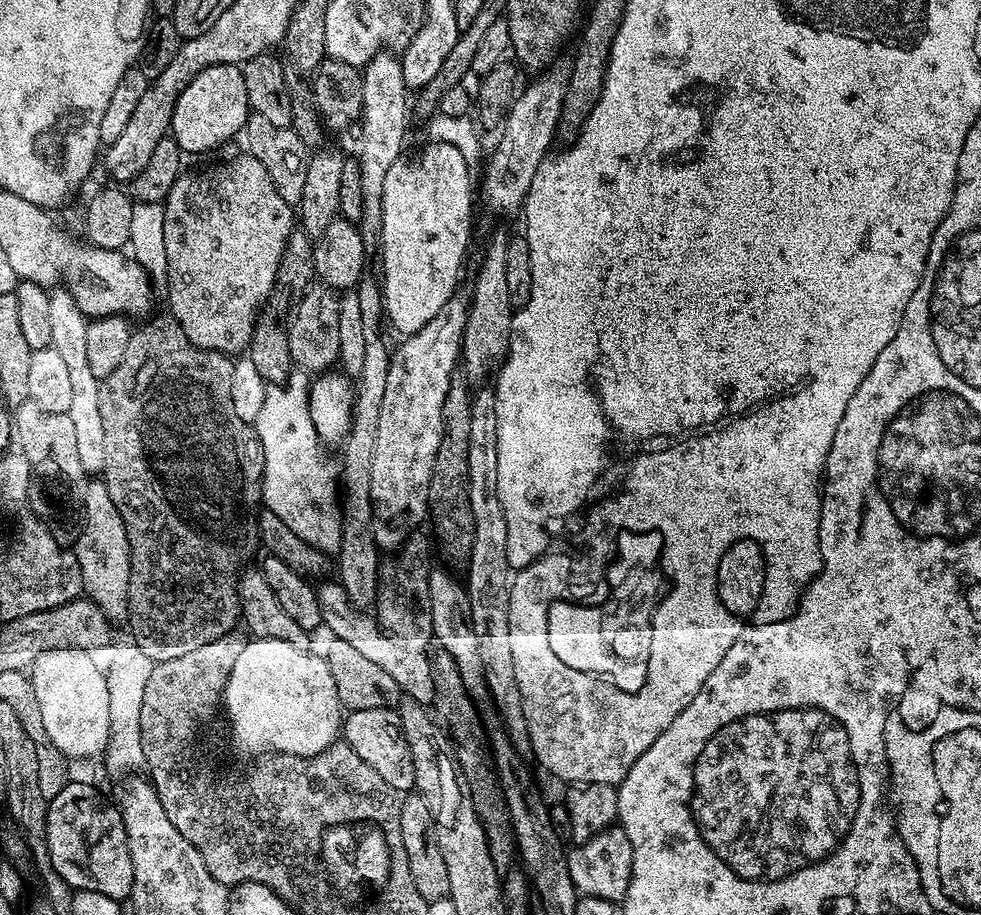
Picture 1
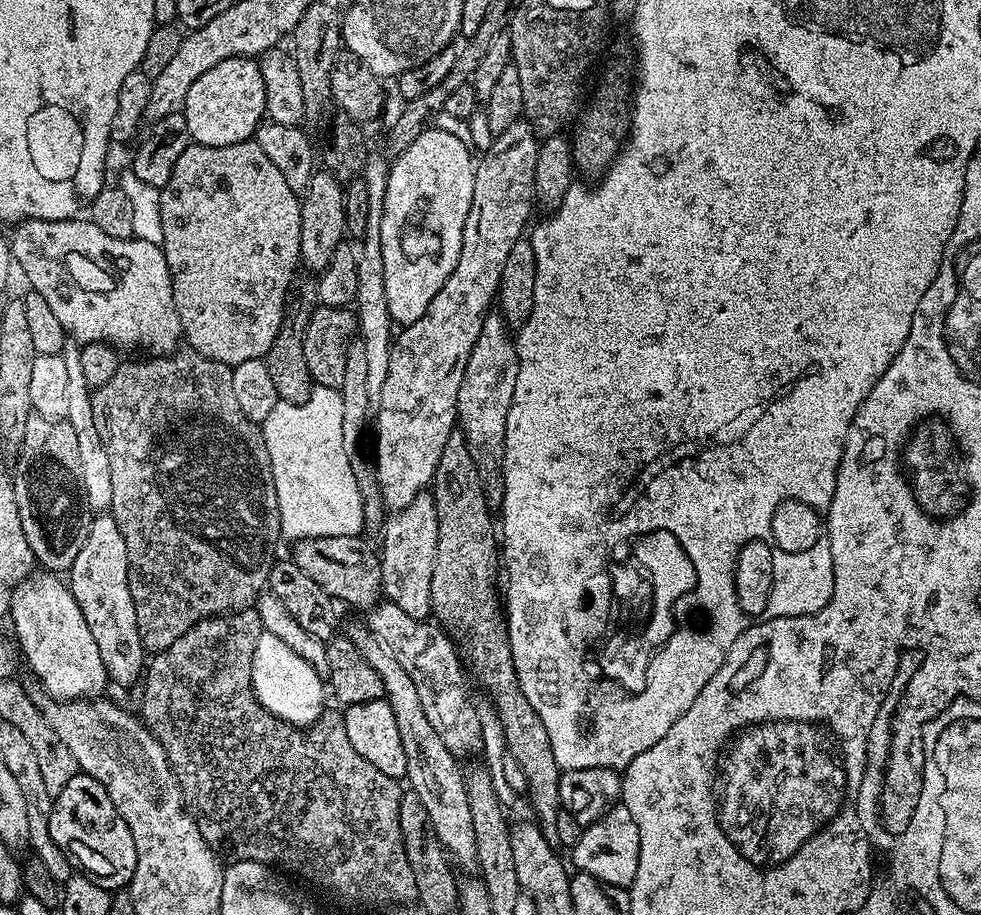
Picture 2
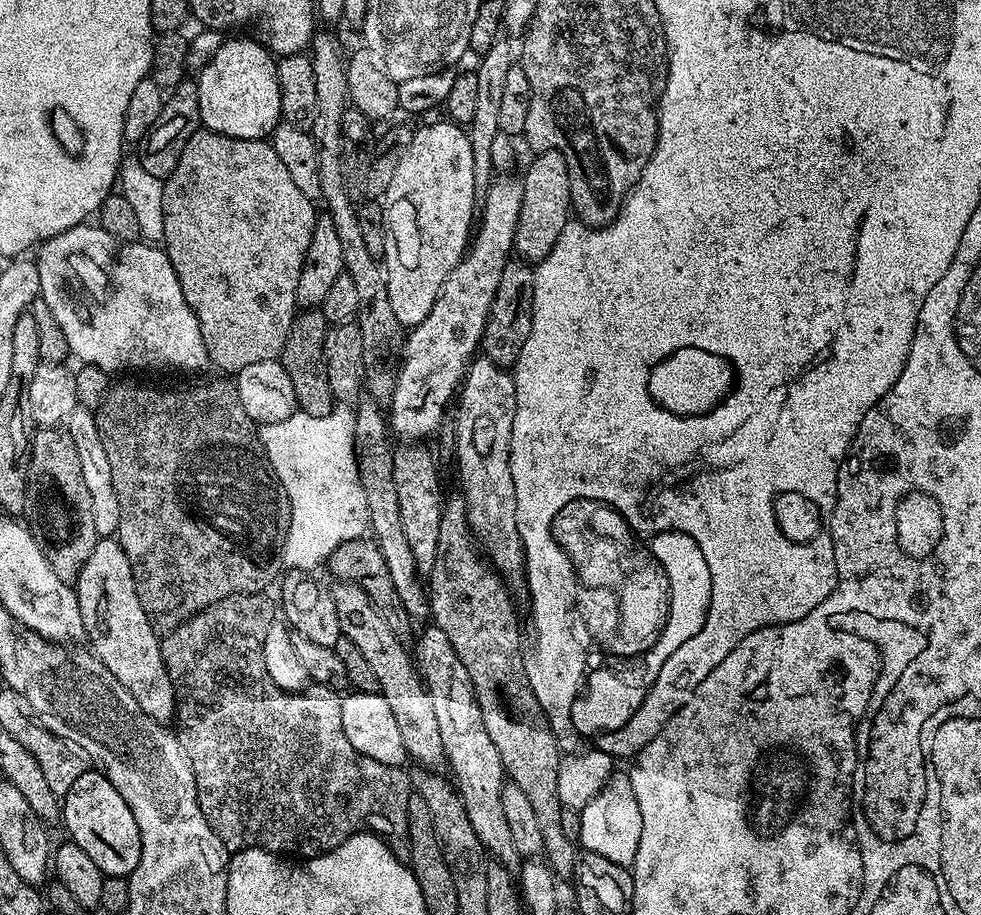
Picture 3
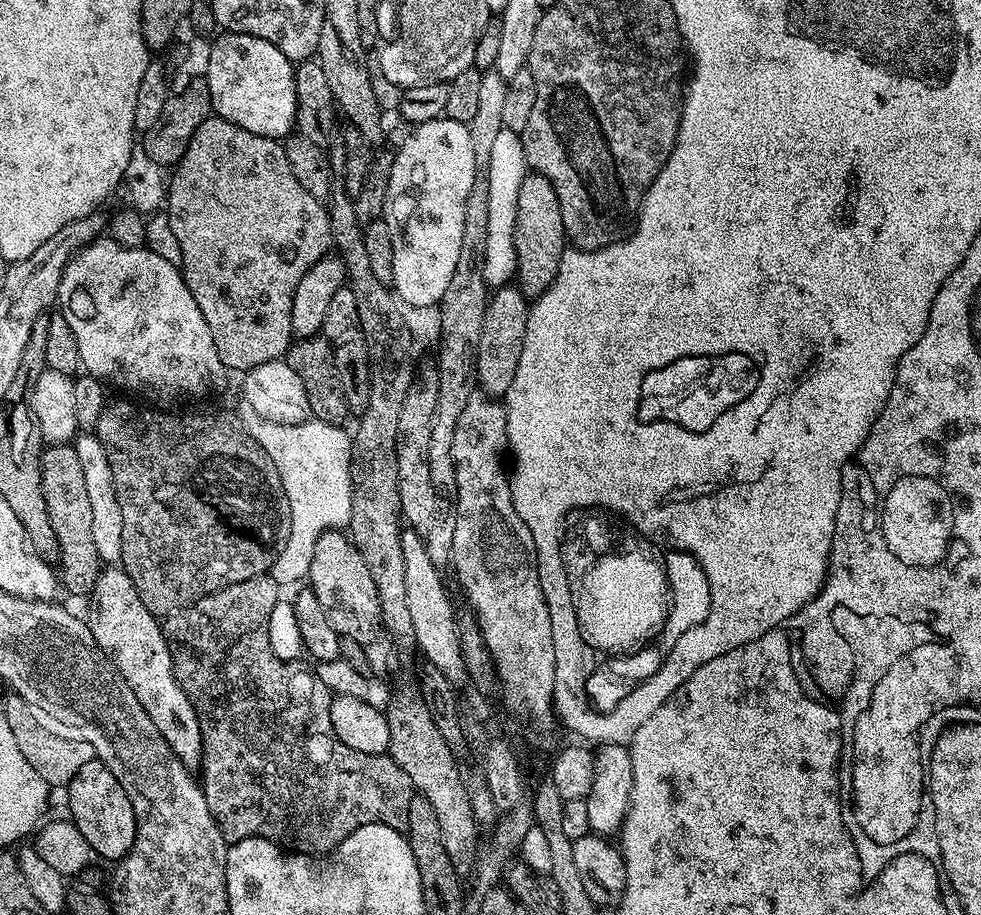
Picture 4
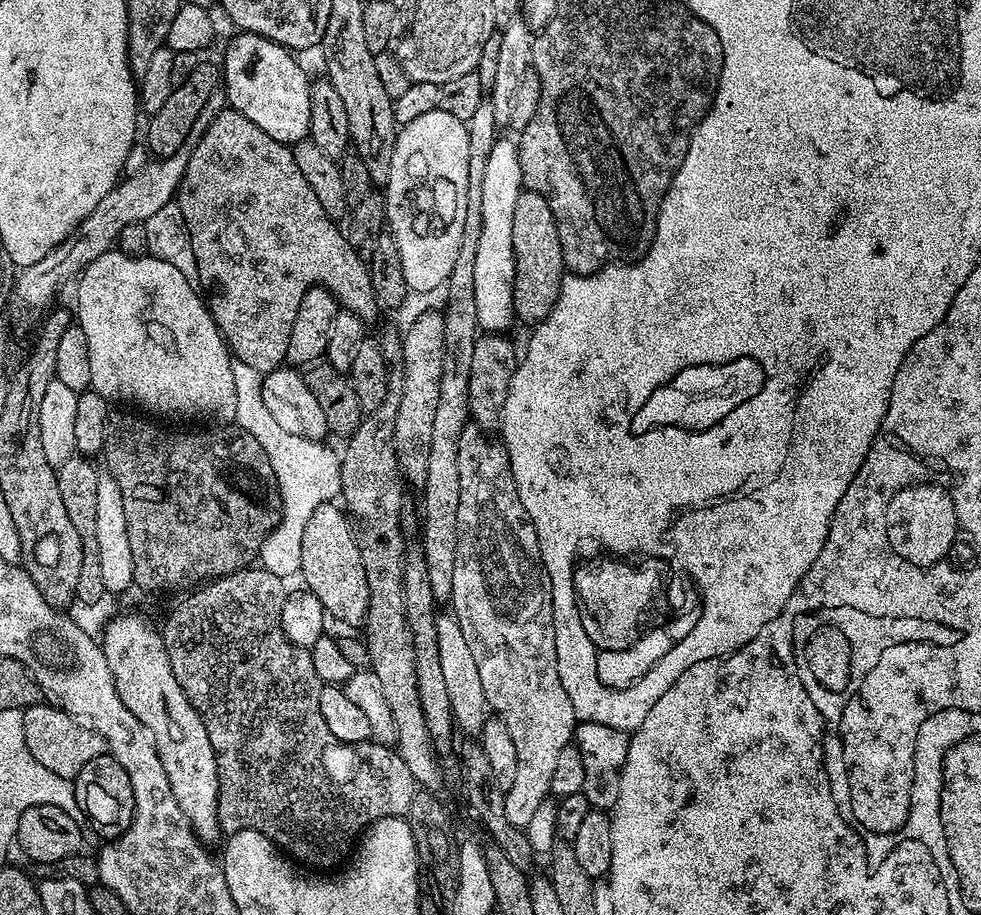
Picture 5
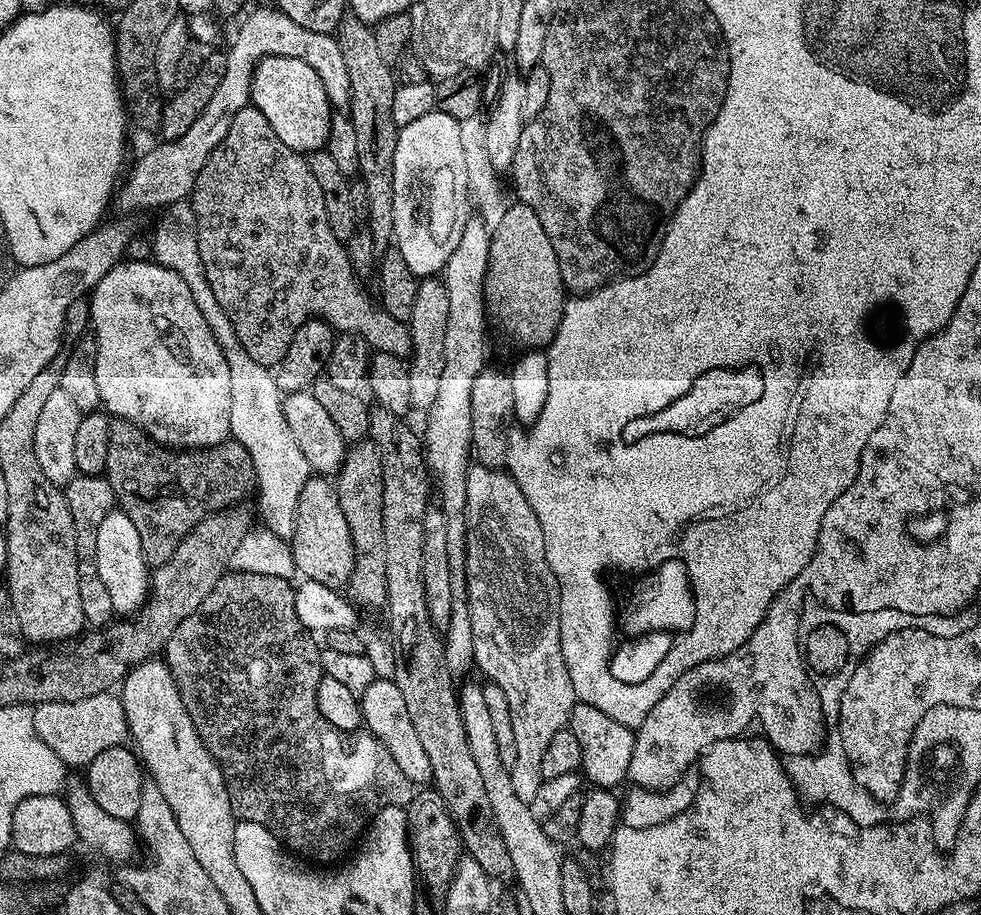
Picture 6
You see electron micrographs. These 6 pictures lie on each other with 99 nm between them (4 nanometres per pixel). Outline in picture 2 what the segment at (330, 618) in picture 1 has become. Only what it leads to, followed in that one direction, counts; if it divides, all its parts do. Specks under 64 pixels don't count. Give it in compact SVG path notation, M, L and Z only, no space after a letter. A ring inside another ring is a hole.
M387 602L377 604L366 617L368 631L389 648L394 658L398 658L402 670L410 674L414 687L418 689L418 699L422 702L422 710L426 710L430 726L438 730L438 738L442 738L452 755L463 758L467 752L479 753L482 748L480 713L477 705L472 705L472 700L468 697L469 677L465 667L463 670L460 666L462 658L456 654L457 645L453 637L439 623L410 618L406 610Z

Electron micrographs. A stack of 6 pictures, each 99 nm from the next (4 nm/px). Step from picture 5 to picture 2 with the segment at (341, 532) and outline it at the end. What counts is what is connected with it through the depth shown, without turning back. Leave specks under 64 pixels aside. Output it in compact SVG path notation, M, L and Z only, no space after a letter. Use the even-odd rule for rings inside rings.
M360 626L350 632L350 638L358 646L362 658L378 670L378 678L382 678L384 699L388 701L390 710L394 710L394 722L398 722L398 734L402 738L402 750L406 750L407 783L411 791L422 798L422 806L426 806L426 814L430 814L430 822L442 842L445 852L464 870L476 868L476 843L474 842L474 826L470 814L470 802L466 802L466 786L464 772L459 768L457 757L445 746L442 738L438 738L438 730L430 726L426 718L426 710L422 710L422 702L418 699L418 689L406 670L394 658L394 654L385 644L380 643L367 627Z

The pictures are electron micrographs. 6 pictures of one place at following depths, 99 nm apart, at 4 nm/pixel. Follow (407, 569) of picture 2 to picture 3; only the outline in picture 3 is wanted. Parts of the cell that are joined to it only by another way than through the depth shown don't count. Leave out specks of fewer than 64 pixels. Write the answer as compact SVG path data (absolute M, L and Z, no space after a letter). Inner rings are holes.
M400 446L392 454L394 486L398 486L398 510L402 510L402 531L410 542L410 554L414 554L416 571L427 574L434 566L438 554L438 526L442 518L445 493L440 493L440 472L432 456L424 446Z

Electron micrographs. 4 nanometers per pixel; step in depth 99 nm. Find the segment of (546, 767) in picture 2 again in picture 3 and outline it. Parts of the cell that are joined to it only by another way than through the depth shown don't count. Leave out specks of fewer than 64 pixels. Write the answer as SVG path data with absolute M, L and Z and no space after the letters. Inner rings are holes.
M449 495L442 505L442 518L438 526L438 554L434 558L434 566L426 574L426 591L428 593L428 607L430 609L430 620L435 627L441 628L446 634L446 638L450 638L450 646L454 646L454 654L458 654L458 658L462 658L462 666L466 666L466 674L470 674L470 682L474 686L474 698L478 698L478 710L482 710L482 722L486 722L486 731L490 733L490 738L494 741L494 750L498 750L498 758L502 758L502 766L504 767L507 779L511 783L518 786L518 790L522 790L522 794L526 794L534 810L534 815L538 818L538 831L542 833L542 846L544 847L542 856L549 868L561 881L573 879L576 871L576 857L578 855L577 845L570 838L566 838L566 833L562 830L562 810L564 805L558 798L558 766L562 759L562 749L556 743L556 735L552 733L552 727L548 721L548 715L542 710L542 706L538 702L538 698L534 698L534 690L528 681L528 670L526 667L526 652L520 649L520 624L516 621L516 608L512 605L512 600L508 597L508 592L504 589L502 577L499 572L493 570L486 563L485 557L482 555L468 525L468 511L466 510L466 502L463 495Z

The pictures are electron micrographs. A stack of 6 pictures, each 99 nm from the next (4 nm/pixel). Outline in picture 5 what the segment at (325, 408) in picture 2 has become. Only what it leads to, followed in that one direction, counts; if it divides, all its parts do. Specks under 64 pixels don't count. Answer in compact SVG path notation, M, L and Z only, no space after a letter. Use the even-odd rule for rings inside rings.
M233 359L232 369L234 395L238 402L235 423L242 430L254 434L254 438L258 438L258 446L266 450L266 458L270 458L277 490L280 492L280 520L264 539L258 553L258 564L275 576L295 577L302 562L302 530L306 530L310 514L314 514L318 506L335 501L340 496L340 456L332 453L327 443L319 440L301 442L294 434L286 434L286 430L274 422L270 410L266 410L266 402L262 402L262 373L237 359Z

